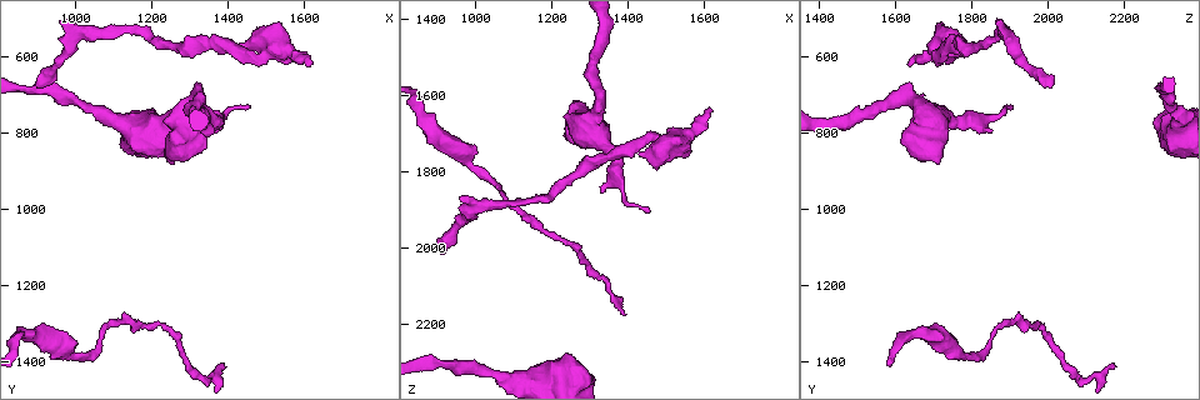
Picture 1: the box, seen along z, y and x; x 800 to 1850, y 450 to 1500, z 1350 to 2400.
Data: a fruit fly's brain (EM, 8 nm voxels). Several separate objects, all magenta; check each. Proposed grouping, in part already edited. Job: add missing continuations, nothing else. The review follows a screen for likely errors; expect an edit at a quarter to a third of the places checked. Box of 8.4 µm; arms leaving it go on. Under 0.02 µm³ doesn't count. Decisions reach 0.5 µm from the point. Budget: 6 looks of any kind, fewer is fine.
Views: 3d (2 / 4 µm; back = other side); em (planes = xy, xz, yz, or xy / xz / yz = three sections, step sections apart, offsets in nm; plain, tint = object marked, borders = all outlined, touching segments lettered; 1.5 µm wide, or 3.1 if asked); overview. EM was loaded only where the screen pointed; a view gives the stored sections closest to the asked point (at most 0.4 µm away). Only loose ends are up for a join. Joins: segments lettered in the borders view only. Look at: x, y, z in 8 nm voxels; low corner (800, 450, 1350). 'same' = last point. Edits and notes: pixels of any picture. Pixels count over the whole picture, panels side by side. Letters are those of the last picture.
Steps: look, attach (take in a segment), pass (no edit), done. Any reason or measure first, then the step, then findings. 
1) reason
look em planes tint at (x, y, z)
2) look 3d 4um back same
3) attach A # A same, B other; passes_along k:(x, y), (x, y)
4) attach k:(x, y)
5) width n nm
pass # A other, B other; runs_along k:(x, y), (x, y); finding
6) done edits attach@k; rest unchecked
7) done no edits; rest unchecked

an open end
look em planes borders at (900, 685, 2015)

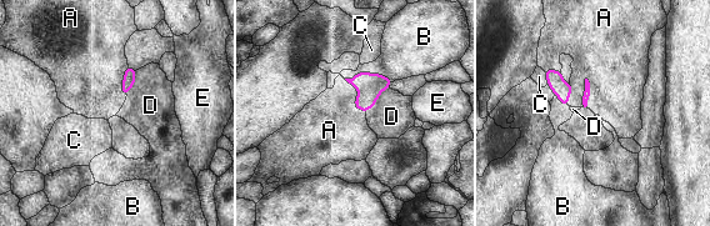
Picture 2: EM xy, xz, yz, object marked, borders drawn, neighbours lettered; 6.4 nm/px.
longest_contact B 300 nm
pass # A other, B other, C other, D other, E other; border 2:(585, 78), (583, 106); no lettered segment goes on from it

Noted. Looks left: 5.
an open end
look em planes plain at (1610, 620, 1640)

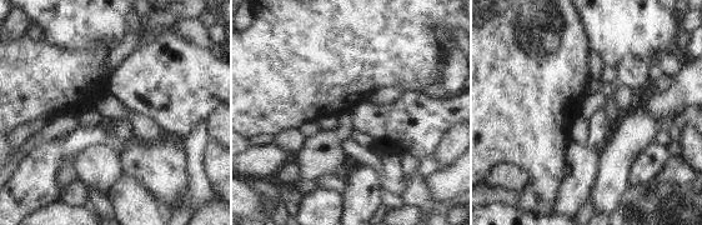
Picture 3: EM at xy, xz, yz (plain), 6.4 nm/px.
see the neighbours
look em planes borders same

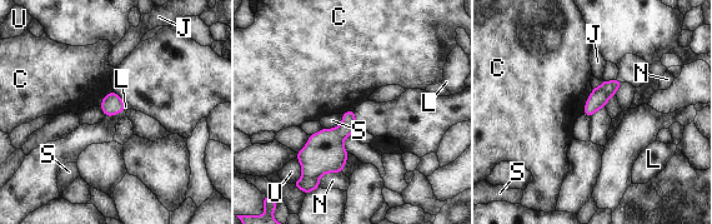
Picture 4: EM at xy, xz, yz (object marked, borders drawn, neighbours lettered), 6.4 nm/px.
pass # C other, J other, L other, N other, S other, U other; border 4:(592, 89), (582, 114); none of them fits

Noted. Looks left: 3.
end of a long branch
look em xz step 8 tint at (1395, 1420, 2175)

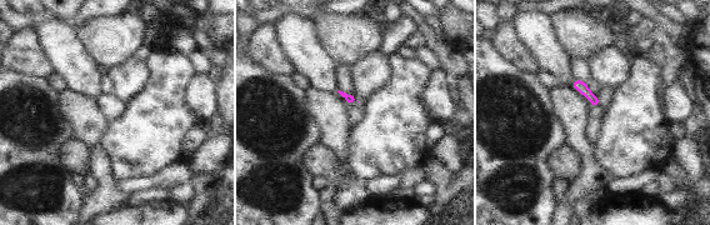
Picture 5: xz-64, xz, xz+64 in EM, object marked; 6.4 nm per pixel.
look em planes borders same

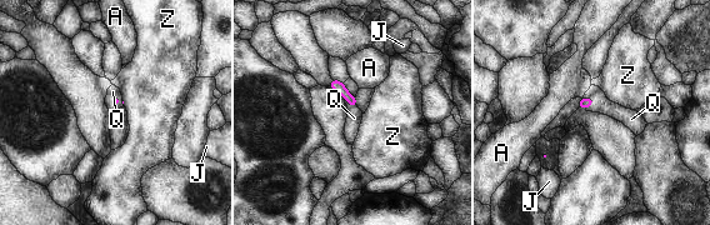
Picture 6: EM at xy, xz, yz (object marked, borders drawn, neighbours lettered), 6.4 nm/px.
longest_contact Q 100 nm
attach Q # A other, J other, Q same, Z other; it goes on there

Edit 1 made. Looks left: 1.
done edits attach@6; rest unchecked

